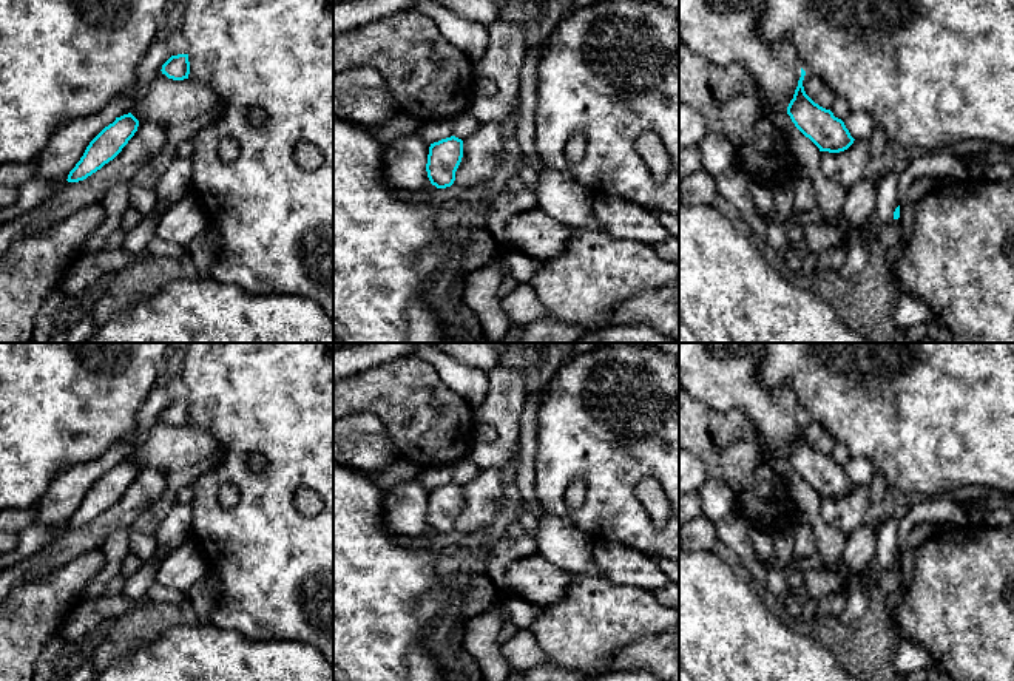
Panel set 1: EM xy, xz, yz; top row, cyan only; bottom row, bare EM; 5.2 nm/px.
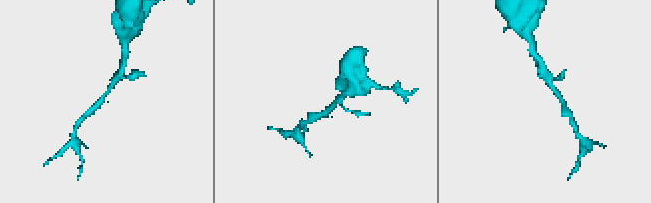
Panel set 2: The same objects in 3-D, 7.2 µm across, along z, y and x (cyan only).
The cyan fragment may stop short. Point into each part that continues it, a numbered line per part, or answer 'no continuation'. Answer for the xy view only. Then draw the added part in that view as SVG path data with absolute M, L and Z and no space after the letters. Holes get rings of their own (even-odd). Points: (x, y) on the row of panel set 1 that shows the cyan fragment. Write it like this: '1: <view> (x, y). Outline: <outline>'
no continuation

